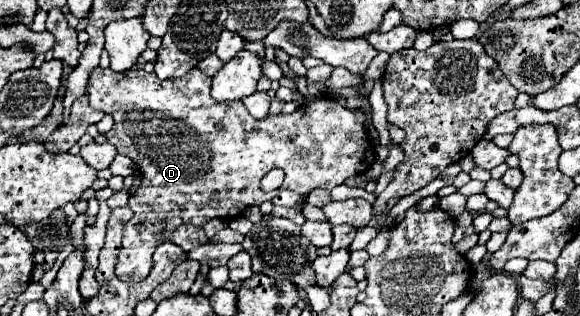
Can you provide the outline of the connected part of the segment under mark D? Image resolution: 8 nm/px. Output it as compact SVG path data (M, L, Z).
M100 66L92 70L88 94L92 108L112 114L114 118L114 126L106 134L106 140L116 146L120 154L128 156L142 174L140 188L128 200L134 216L124 226L122 248L116 262L116 276L124 282L140 282L150 274L156 246L180 224L190 222L194 226L204 226L214 218L230 220L240 216L250 206L260 206L262 202L272 200L274 192L266 194L260 190L262 176L266 176L272 168L282 168L286 172L282 184L284 190L308 194L314 188L332 190L346 178L366 172L374 162L374 148L364 130L366 116L360 110L354 112L340 106L328 96L298 108L292 114L254 120L240 100L232 104L216 104L210 96L210 78L198 68L192 68L182 78L160 80L156 74L136 68L128 72L114 72L112 68Z

